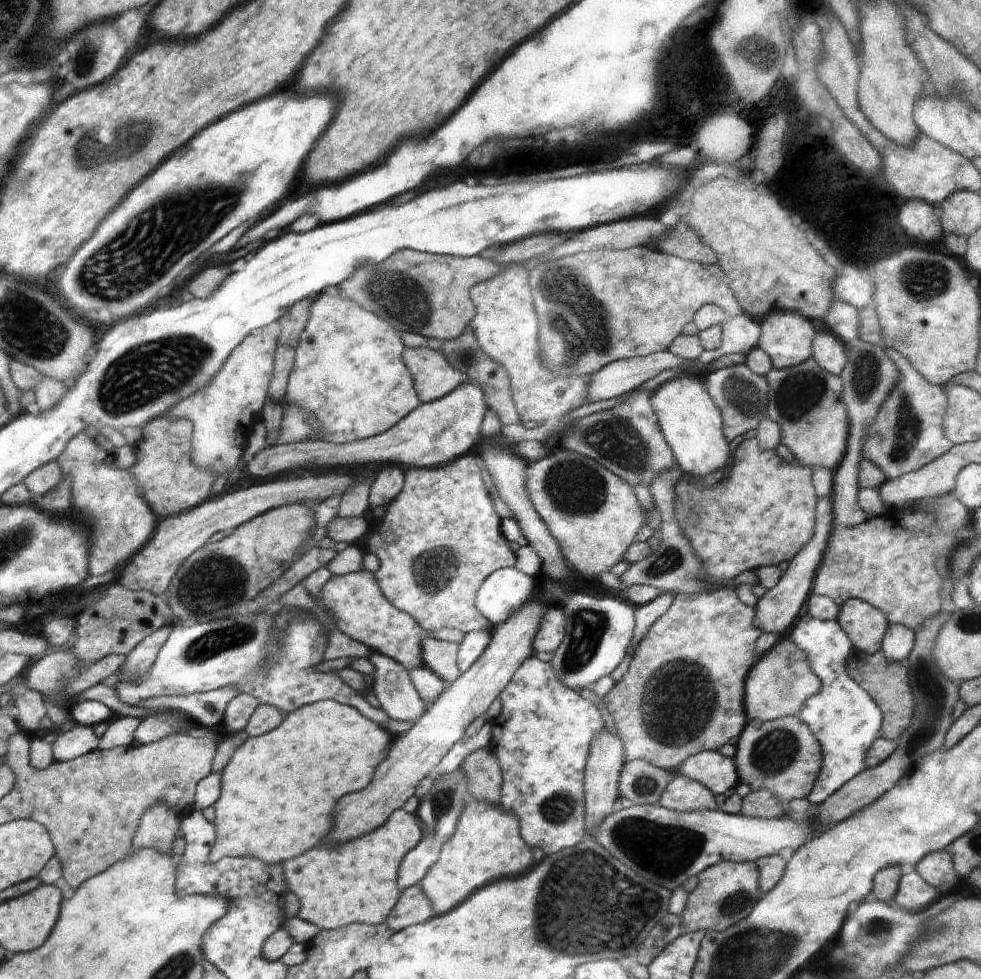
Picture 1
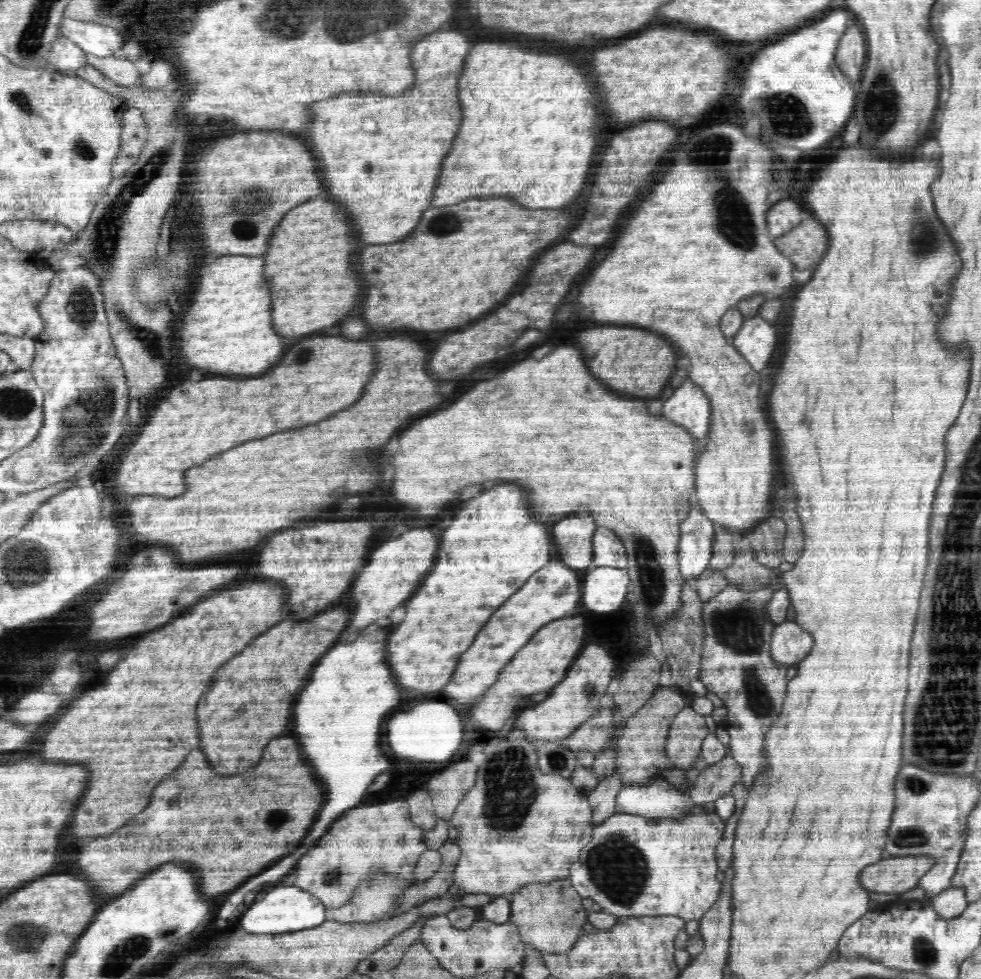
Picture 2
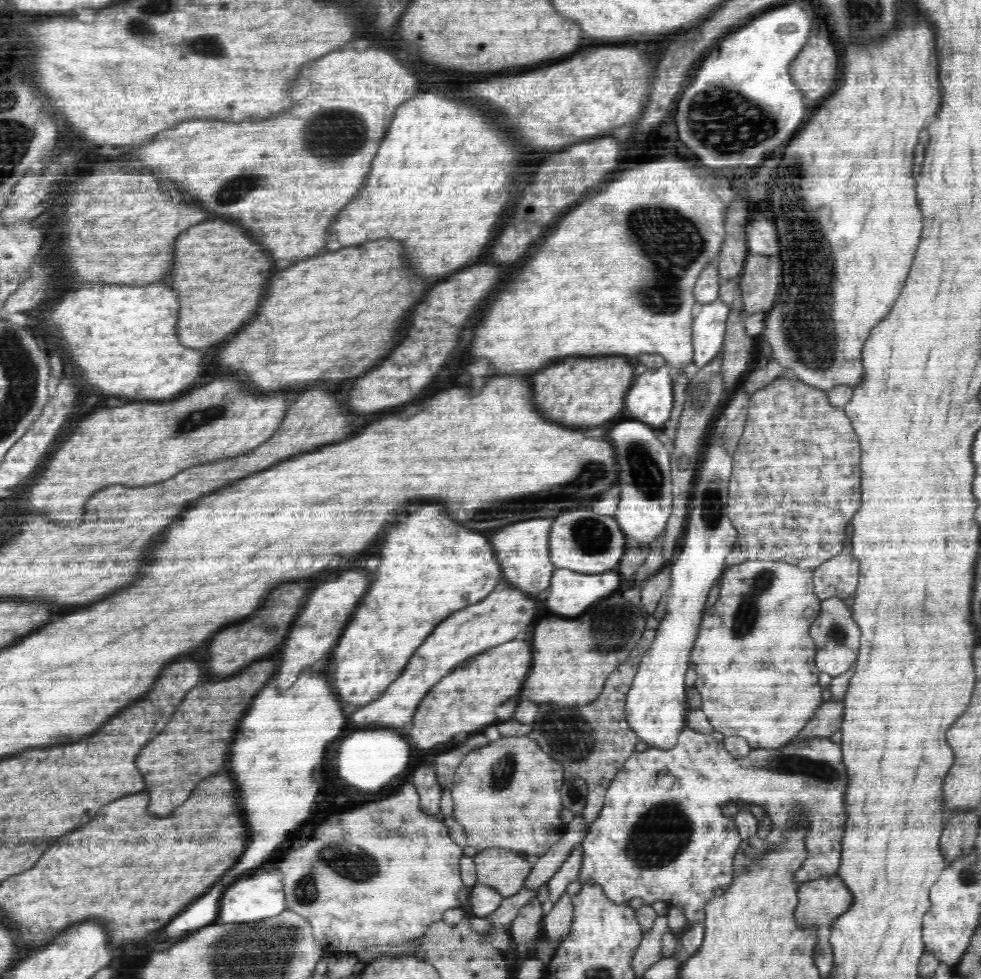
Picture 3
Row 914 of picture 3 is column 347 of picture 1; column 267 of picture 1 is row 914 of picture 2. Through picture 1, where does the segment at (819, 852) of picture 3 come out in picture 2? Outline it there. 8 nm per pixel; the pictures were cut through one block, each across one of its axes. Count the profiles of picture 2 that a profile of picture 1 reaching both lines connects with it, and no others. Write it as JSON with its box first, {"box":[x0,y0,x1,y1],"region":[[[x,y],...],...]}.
{"box":[569,806,725,922],"region":[[[695,806],[694,812],[690,812],[688,816],[682,818],[644,818],[643,816],[634,816],[633,814],[614,814],[606,819],[602,825],[597,825],[593,830],[590,842],[580,852],[579,859],[574,862],[570,868],[569,878],[572,886],[582,898],[592,898],[593,902],[597,902],[602,910],[607,911],[617,917],[662,917],[674,915],[684,919],[686,922],[700,920],[707,910],[718,900],[719,891],[721,890],[721,882],[716,879],[718,866],[716,865],[716,846],[722,840],[725,833],[725,821],[716,813],[707,813],[703,806]]]}

